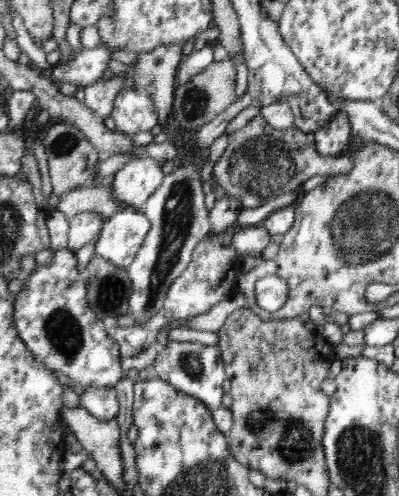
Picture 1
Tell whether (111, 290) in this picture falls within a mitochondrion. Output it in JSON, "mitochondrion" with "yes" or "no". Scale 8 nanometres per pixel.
{"mitochondrion":"yes"}

